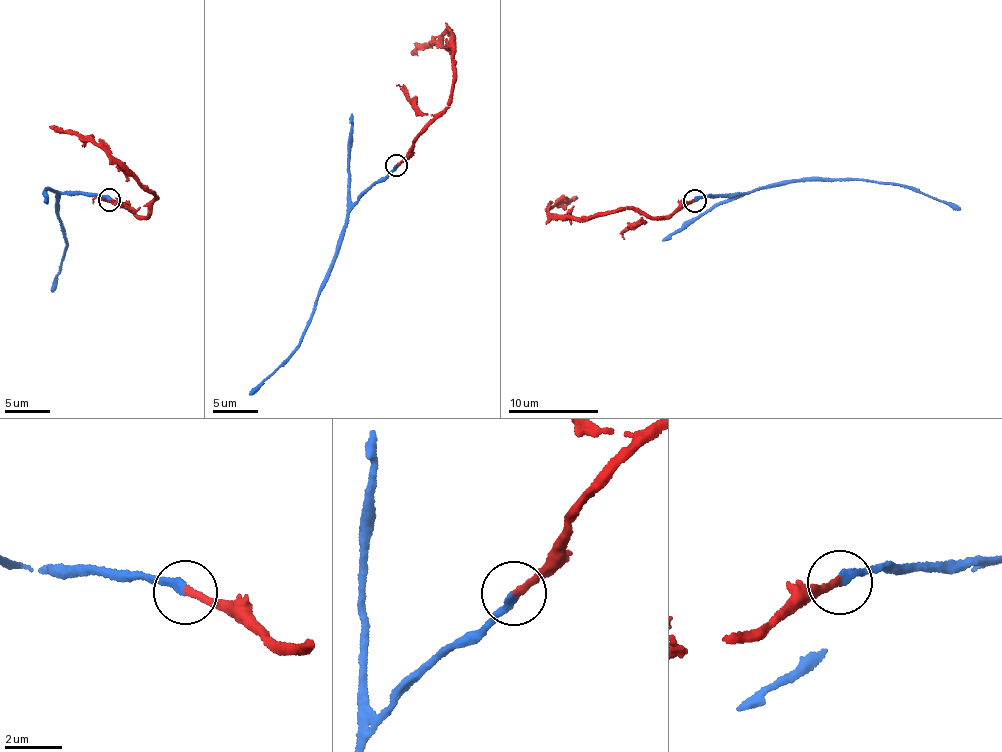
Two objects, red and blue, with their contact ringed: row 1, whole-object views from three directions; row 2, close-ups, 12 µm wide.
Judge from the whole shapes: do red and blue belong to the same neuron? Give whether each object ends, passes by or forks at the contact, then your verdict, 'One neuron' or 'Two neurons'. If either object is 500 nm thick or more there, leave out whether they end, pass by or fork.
At the ring red ends. At the ring blue ends. One neuron

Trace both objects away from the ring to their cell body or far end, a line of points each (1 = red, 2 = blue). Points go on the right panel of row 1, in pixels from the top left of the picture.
1: (694, 201), (657, 217), (619, 209), (574, 220), (554, 217), (548, 210), (562, 200), (578, 198)
2: (694, 201), (708, 196), (731, 197), (770, 184), (842, 180), (912, 186), (924, 195), (950, 202), (959, 209)

